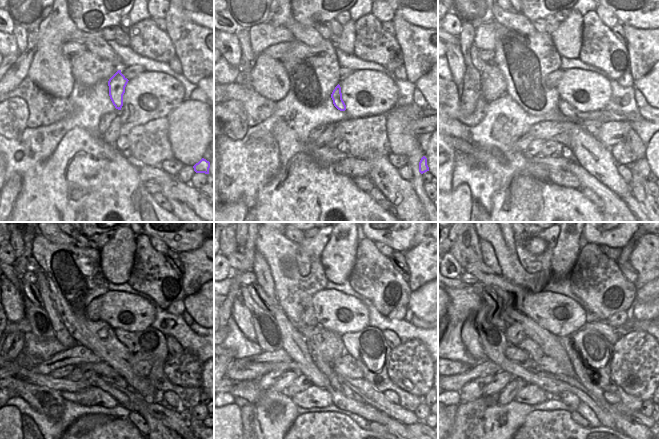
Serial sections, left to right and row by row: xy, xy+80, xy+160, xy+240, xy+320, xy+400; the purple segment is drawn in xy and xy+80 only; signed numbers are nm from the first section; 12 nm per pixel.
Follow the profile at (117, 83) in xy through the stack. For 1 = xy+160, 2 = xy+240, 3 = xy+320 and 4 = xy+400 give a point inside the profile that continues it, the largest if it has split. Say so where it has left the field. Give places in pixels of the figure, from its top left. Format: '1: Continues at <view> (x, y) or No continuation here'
1: Continues at xy+160 (566, 109)
2: Continues at xy+240 (152, 341)
3: Continues at xy+320 (368, 345)
4: Continues at xy+400 (597, 352).

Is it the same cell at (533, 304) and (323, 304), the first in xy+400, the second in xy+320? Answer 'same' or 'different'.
same

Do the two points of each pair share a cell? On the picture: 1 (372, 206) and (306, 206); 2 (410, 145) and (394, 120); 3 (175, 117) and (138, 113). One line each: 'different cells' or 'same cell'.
1: same cell
2: same cell
3: different cells

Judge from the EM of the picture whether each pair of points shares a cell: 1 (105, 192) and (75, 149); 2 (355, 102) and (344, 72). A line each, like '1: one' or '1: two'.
1: one
2: two

